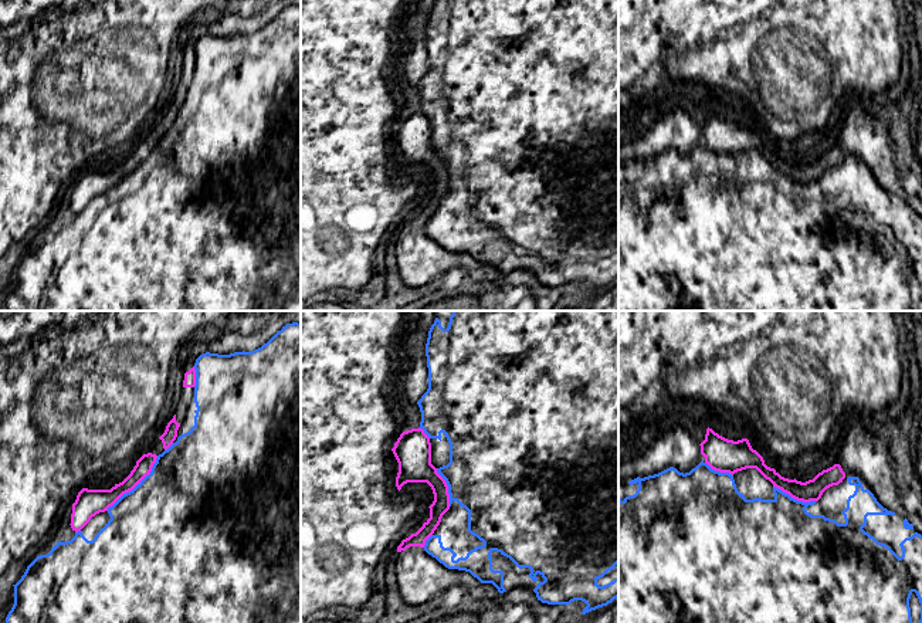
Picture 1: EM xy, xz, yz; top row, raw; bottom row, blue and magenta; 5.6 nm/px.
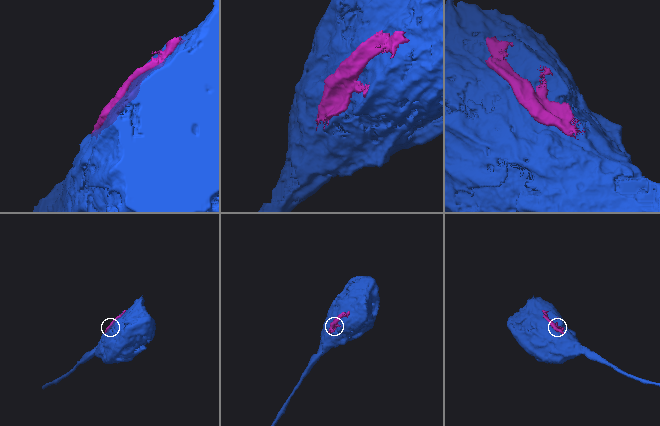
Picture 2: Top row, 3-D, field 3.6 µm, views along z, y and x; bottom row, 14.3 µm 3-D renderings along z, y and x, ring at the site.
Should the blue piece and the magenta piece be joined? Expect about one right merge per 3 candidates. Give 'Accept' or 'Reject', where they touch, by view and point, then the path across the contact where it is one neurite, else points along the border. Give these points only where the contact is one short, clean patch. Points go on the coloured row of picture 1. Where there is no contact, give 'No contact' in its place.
Reject. Touches blue at xy (138, 484)

